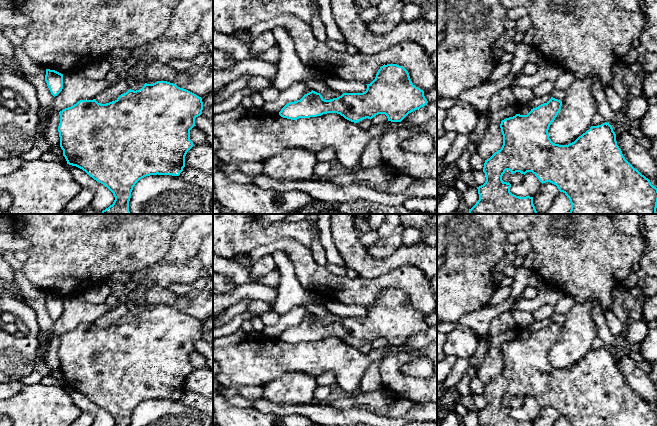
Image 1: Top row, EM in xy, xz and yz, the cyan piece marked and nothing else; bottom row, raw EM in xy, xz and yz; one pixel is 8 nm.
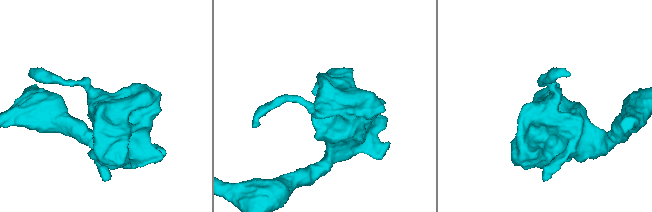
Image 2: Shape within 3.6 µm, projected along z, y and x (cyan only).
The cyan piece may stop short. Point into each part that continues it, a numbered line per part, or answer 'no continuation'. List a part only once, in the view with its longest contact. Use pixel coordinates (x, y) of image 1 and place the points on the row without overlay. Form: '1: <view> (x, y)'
no continuation

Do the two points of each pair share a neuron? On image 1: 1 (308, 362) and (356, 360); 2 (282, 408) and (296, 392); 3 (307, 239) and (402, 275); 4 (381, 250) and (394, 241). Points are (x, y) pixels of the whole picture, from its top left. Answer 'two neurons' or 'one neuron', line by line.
1: one neuron
2: two neurons
3: two neurons
4: one neuron

